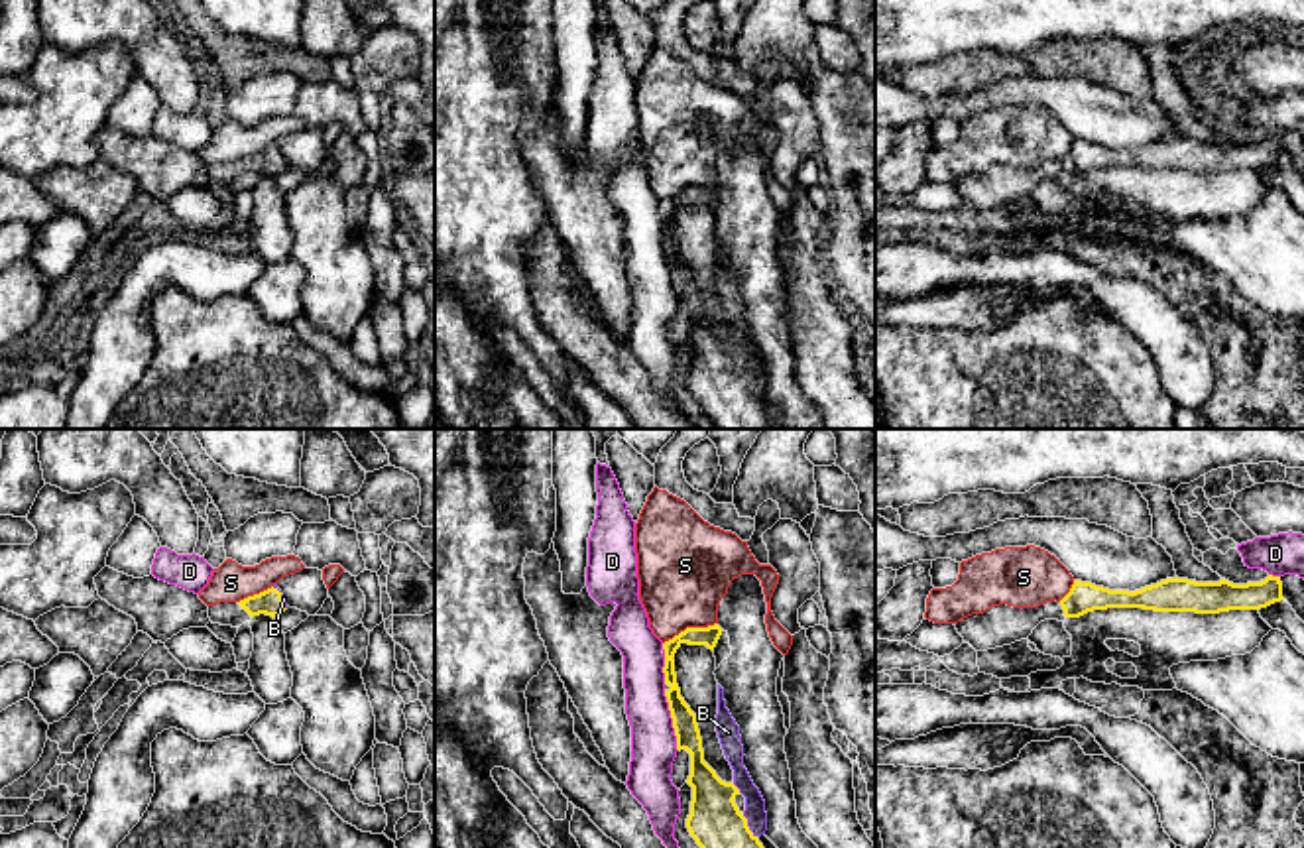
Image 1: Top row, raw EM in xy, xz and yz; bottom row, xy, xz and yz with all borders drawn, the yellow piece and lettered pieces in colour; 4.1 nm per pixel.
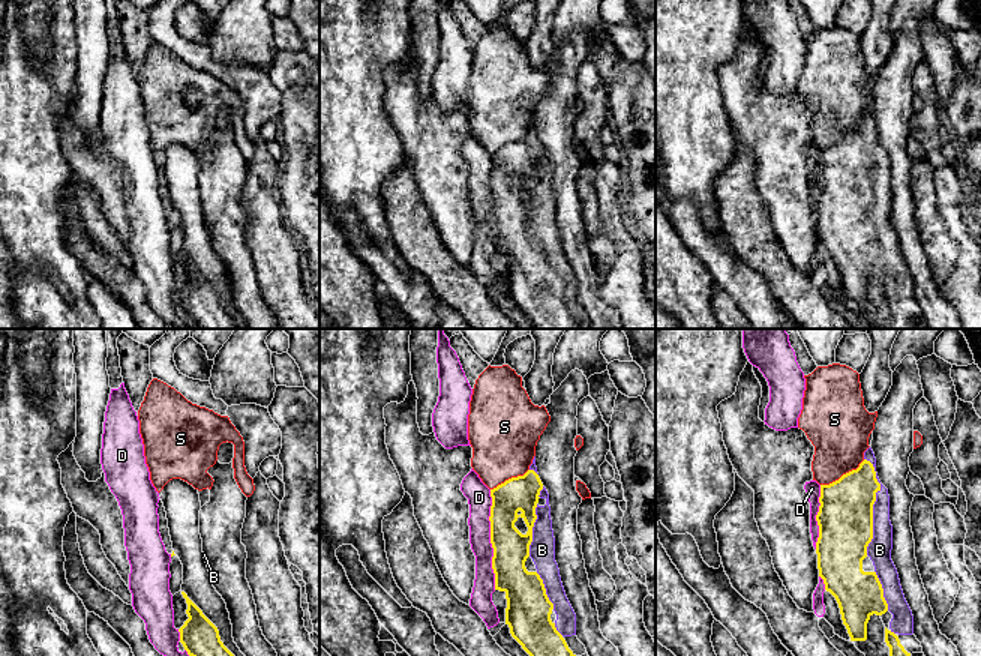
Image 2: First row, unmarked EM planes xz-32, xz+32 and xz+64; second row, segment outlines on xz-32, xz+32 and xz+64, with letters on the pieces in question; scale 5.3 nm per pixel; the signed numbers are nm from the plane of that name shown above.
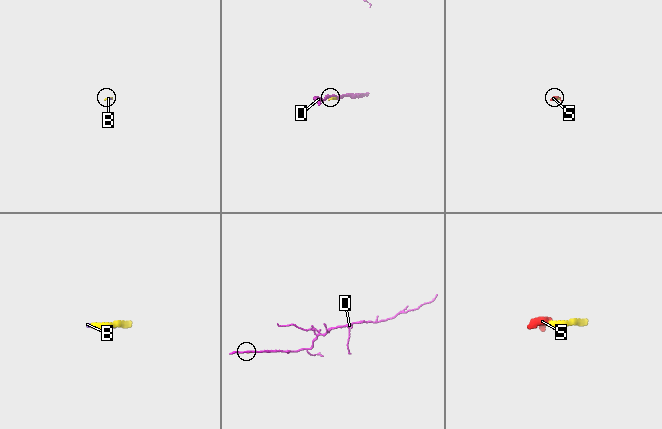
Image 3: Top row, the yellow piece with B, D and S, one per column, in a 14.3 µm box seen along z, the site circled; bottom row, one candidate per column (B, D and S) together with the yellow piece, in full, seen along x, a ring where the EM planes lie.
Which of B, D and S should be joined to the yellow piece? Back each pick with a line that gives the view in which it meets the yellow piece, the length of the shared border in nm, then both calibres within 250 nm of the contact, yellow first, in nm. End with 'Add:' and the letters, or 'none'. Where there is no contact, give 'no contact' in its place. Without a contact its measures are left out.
B: xz | 120 nm | 220/90 nm
Add: B

